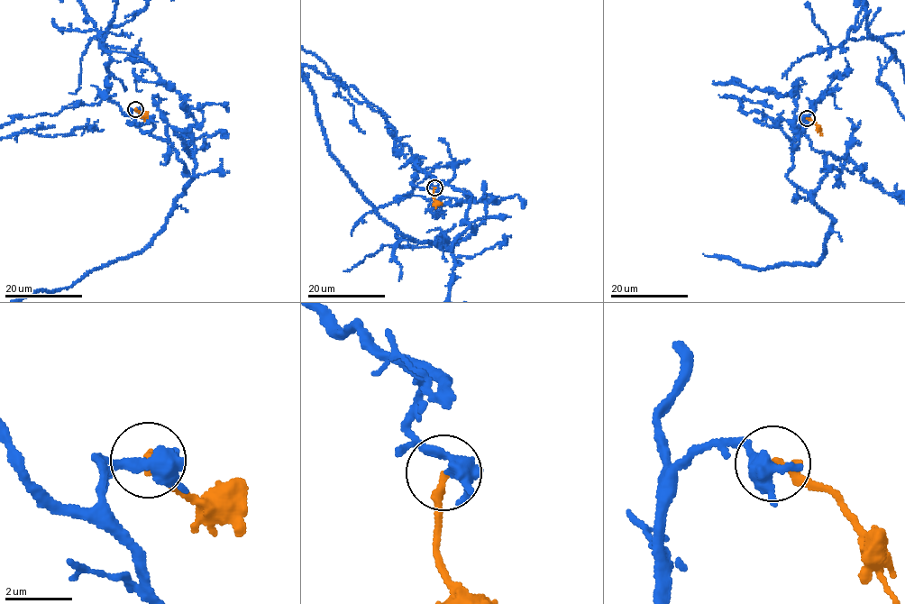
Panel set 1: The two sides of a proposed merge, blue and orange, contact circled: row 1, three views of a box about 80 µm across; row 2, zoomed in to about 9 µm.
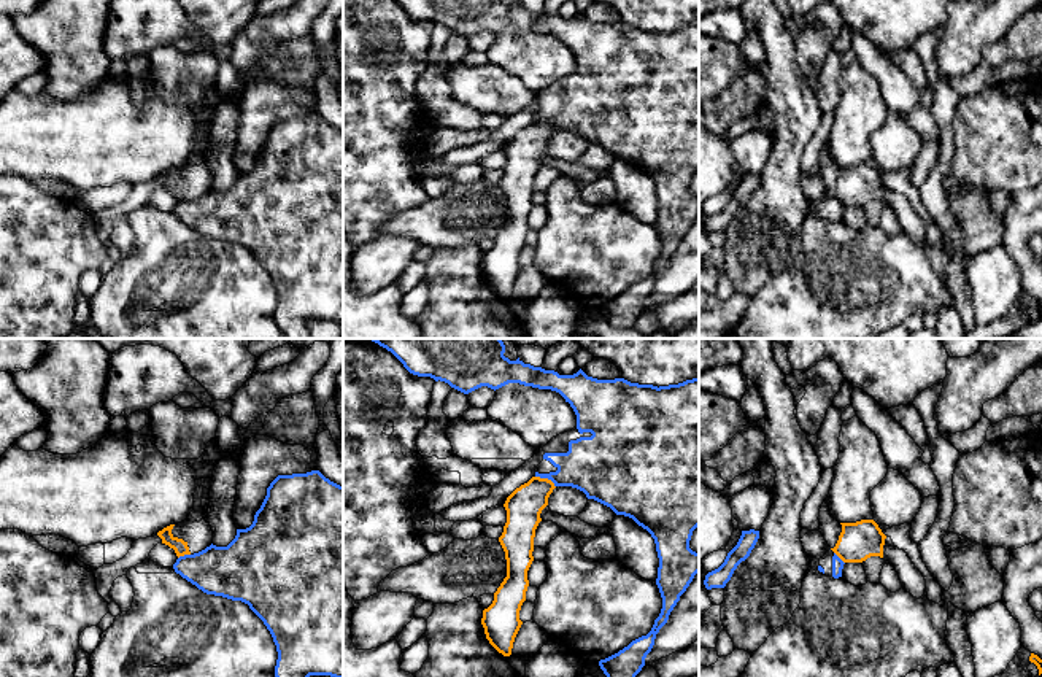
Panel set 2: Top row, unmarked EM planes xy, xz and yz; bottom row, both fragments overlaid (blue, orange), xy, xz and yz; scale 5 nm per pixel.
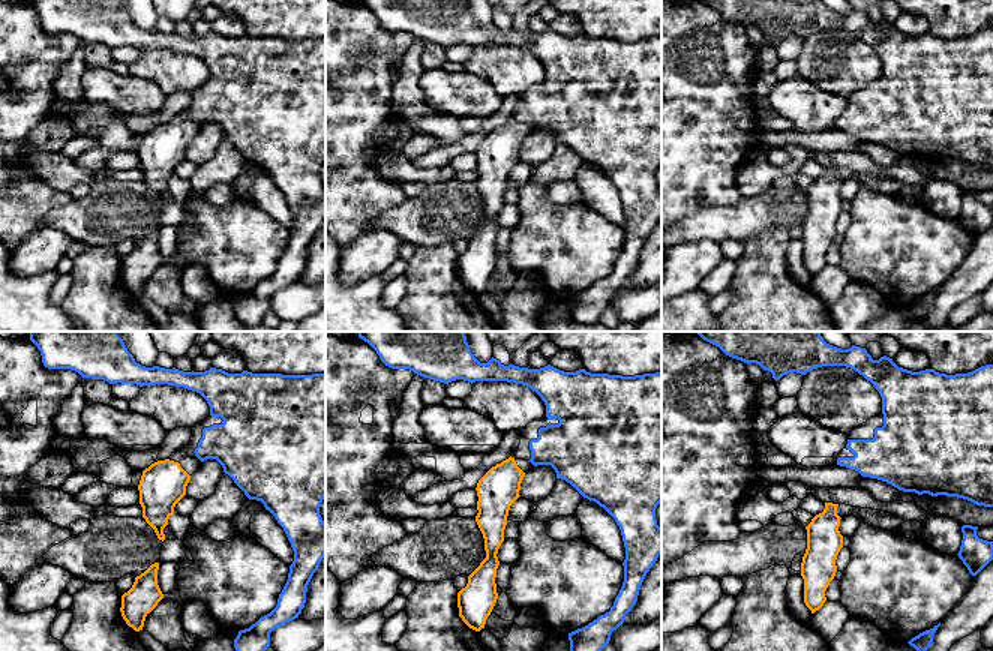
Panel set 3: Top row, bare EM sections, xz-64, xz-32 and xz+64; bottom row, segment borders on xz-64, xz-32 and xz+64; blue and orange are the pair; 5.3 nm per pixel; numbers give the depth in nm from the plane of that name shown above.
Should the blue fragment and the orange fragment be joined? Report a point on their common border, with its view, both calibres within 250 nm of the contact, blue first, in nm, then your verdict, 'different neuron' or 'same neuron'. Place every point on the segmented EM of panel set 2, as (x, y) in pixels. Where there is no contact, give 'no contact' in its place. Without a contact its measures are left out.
meets blue in xz at (547, 477); 300 nm thick on the blue side, 180 nm on the other; different neuron

